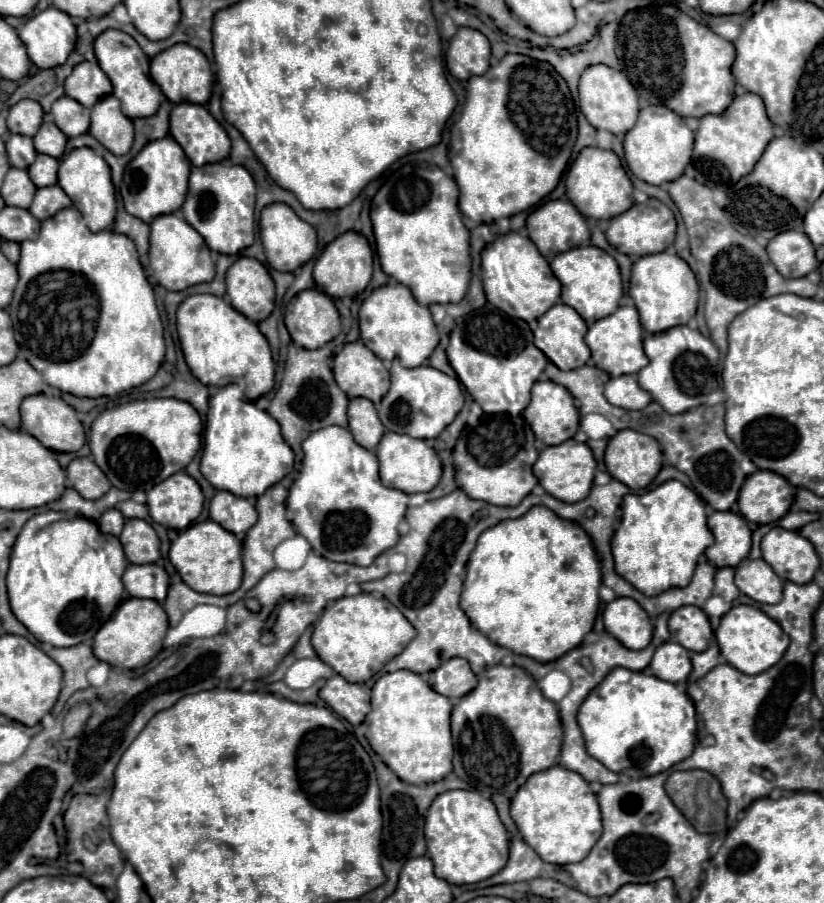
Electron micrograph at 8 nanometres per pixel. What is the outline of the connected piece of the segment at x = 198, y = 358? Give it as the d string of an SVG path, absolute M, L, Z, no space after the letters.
M196 294L188 296L178 312L176 312L176 326L178 326L178 338L184 352L184 358L192 370L192 374L206 386L226 386L228 382L238 384L244 390L244 396L248 400L256 400L262 394L270 392L274 386L274 362L268 348L266 338L260 334L258 326L252 320L246 320L240 312L234 312L230 304L224 298L210 296L210 294Z

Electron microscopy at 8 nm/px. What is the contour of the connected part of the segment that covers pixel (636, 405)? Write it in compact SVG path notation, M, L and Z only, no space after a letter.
M636 374L610 378L604 388L604 396L610 404L624 410L642 410L652 402L650 394L638 386Z

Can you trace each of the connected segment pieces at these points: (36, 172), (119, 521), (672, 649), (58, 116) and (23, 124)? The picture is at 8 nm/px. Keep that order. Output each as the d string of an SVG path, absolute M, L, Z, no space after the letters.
M38 154L36 162L28 168L30 180L34 186L44 188L44 186L54 186L56 184L56 170L58 170L58 160L46 154Z
M110 508L110 512L104 512L98 520L98 528L104 532L104 534L114 534L114 536L120 536L122 528L124 528L124 516L120 510L116 508Z
M668 640L666 644L660 644L654 652L650 668L652 674L666 682L684 682L692 670L690 664L690 652L682 648L678 642Z
M62 96L52 104L52 116L54 116L56 126L68 138L74 138L74 136L88 132L90 110L82 108L82 104L78 104L76 100L70 100L68 96Z
M20 100L10 108L8 114L8 130L12 134L22 134L22 136L34 136L42 124L42 108L34 100Z

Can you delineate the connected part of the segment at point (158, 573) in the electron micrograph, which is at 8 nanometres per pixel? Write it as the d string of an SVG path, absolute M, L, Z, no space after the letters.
M130 564L122 576L124 588L134 598L152 598L164 602L168 592L168 574L158 564Z

